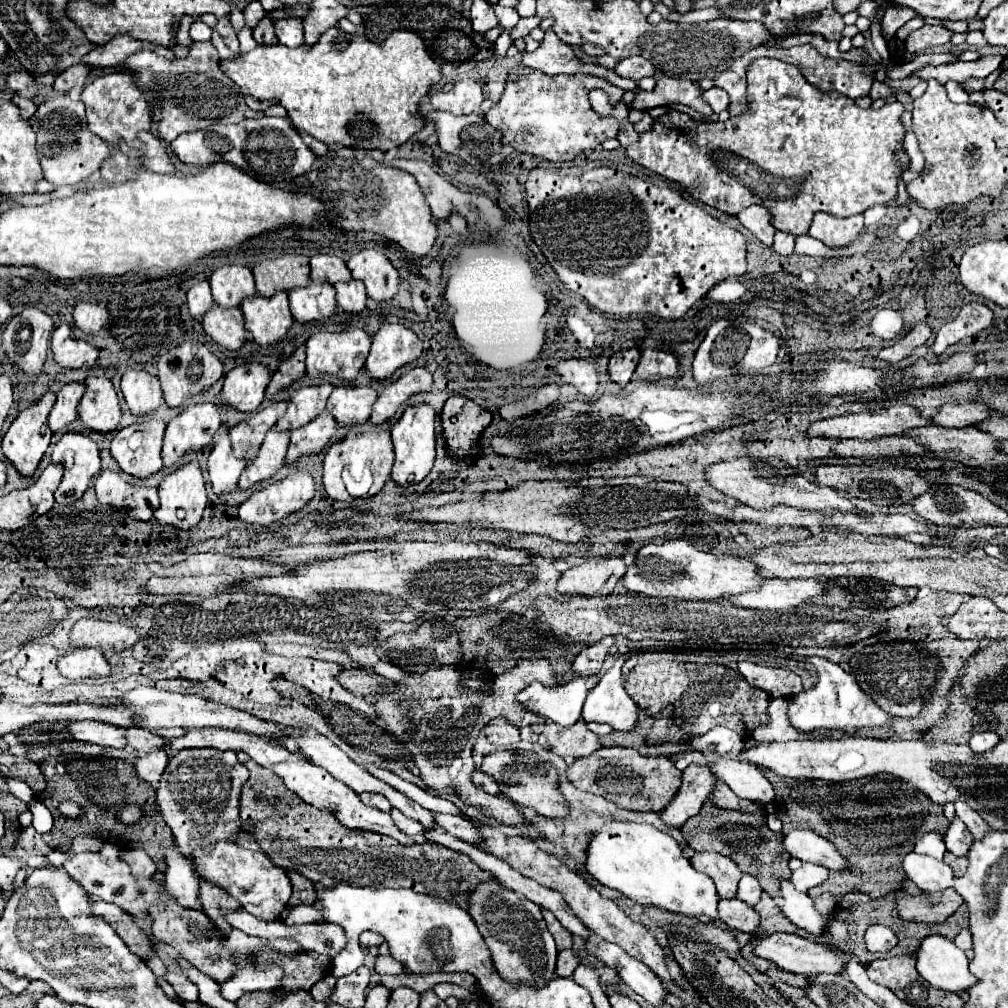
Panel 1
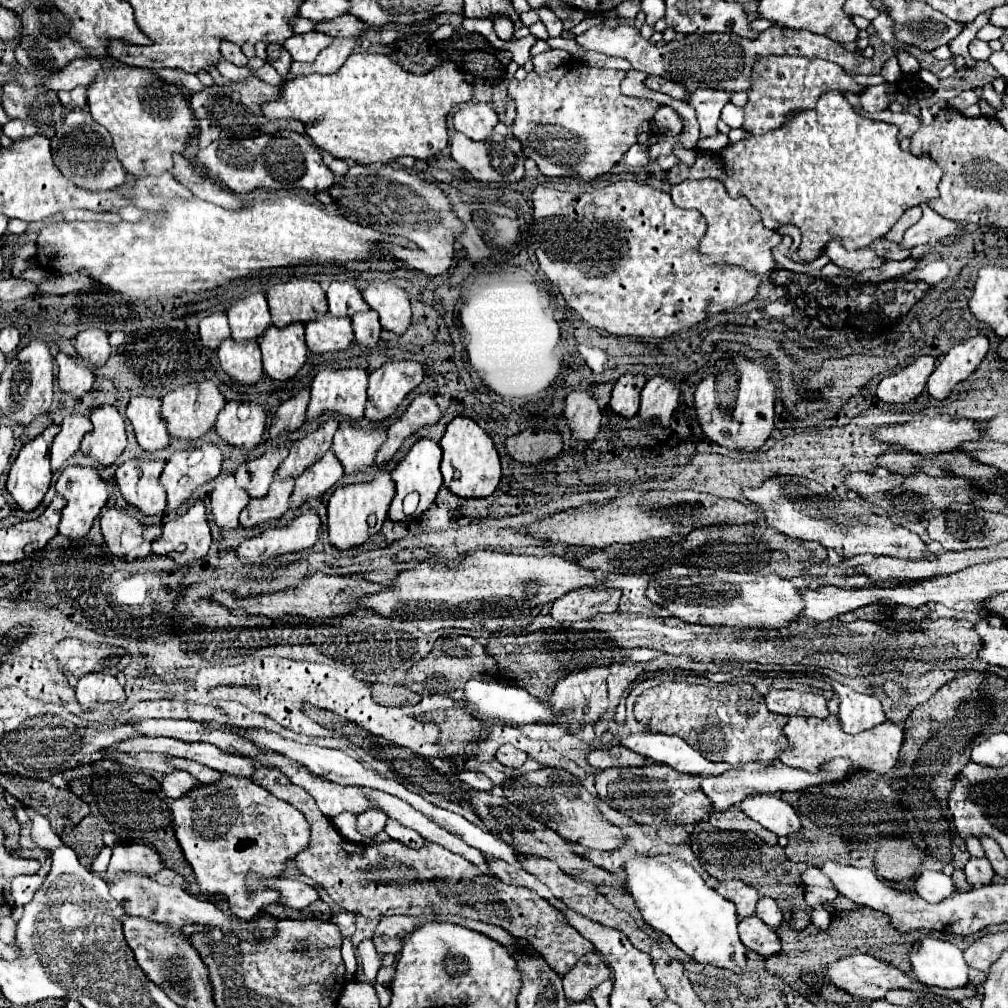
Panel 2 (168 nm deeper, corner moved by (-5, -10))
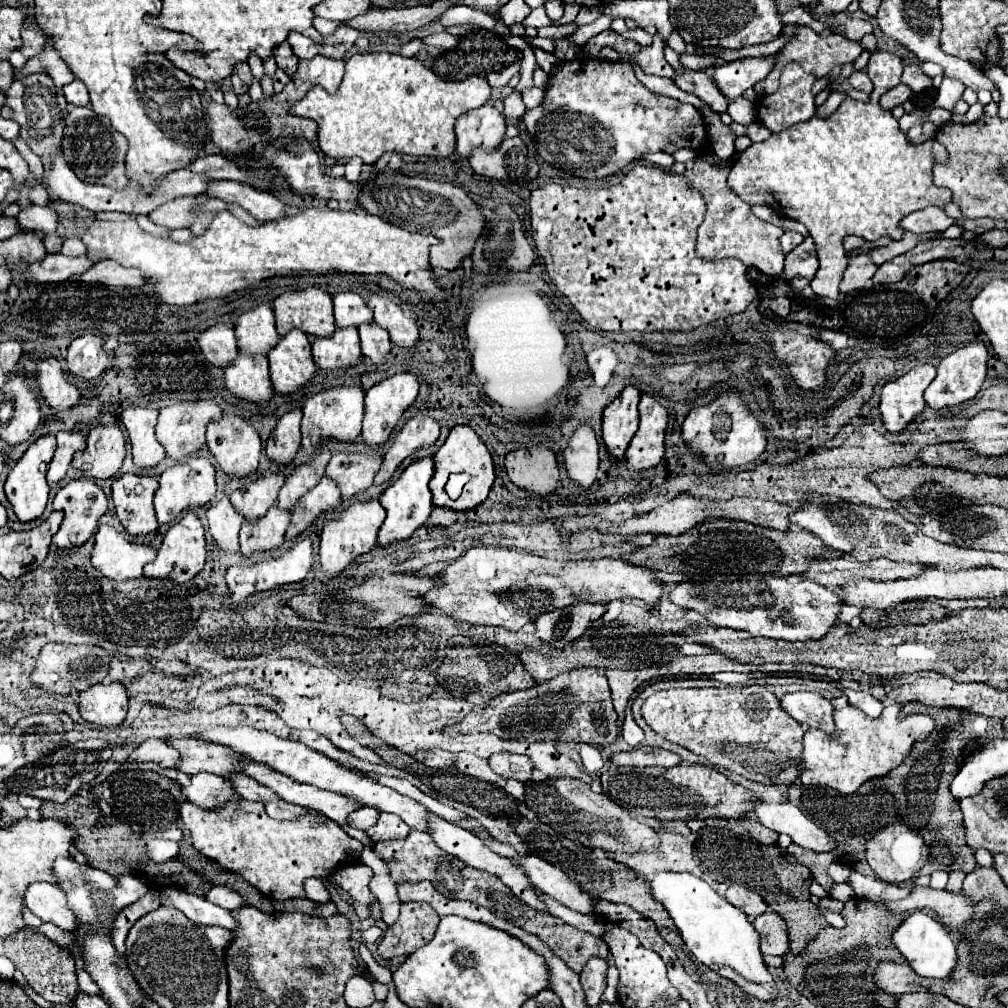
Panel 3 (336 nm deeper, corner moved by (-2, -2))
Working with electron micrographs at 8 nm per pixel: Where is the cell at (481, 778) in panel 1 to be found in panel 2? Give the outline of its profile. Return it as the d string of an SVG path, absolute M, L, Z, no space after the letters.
M462 772L460 774L460 780L464 782L464 784L468 784L470 788L474 788L474 790L484 790L484 792L488 792L488 790L492 790L492 782L490 782L490 778L488 776L484 776L482 772Z

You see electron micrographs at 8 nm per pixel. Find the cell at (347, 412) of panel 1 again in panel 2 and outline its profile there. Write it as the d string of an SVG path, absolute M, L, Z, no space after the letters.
M340 422L334 434L332 450L342 462L344 472L352 474L374 462L376 450L380 448L384 438L386 438L386 430L380 426L374 428L374 432L370 432L366 428L354 426L352 422Z

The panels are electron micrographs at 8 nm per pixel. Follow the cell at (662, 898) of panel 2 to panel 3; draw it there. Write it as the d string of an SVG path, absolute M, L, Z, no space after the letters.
M659 872L653 880L649 880L649 884L655 900L665 906L685 946L699 962L719 976L735 982L757 1000L767 1004L775 1002L777 984L763 962L763 954L759 950L761 936L739 908L719 896L707 882L687 872Z

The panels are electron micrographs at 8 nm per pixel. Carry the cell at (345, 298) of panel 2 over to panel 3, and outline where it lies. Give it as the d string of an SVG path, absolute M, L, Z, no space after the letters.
M339 292L333 296L335 306L335 322L339 328L359 328L361 324L369 324L373 320L371 310L365 300L355 292Z

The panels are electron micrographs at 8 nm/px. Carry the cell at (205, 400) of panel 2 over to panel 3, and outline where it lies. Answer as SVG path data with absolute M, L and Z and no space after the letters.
M211 400L175 402L175 404L171 404L171 406L167 406L159 412L155 434L157 434L157 440L163 444L167 456L173 458L173 460L181 460L185 456L191 456L191 454L199 452L205 446L207 424L217 422L219 418L221 418L221 408Z

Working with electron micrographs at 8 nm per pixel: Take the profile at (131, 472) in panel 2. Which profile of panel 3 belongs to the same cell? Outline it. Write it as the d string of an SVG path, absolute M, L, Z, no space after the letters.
M127 474L113 480L113 504L115 512L131 536L147 536L157 530L153 496L157 490L155 476Z

